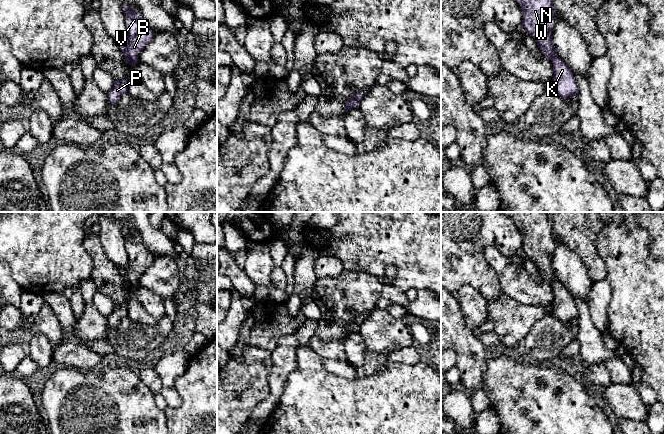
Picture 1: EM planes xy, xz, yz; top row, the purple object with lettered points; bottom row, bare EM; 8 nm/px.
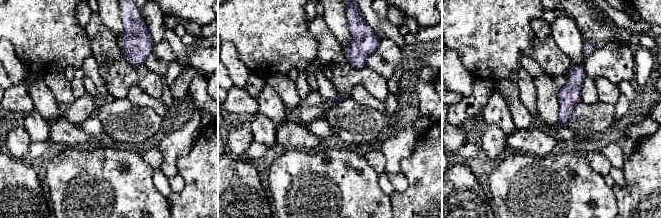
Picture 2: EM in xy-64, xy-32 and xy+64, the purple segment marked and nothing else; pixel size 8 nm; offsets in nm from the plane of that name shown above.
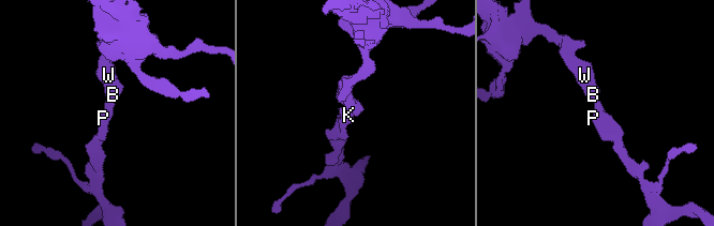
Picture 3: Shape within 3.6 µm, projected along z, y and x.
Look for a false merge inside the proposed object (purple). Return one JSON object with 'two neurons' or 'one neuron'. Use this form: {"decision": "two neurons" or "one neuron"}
{"decision": "one neuron"}

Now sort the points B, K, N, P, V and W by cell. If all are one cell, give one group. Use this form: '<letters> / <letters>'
B K N P V W

